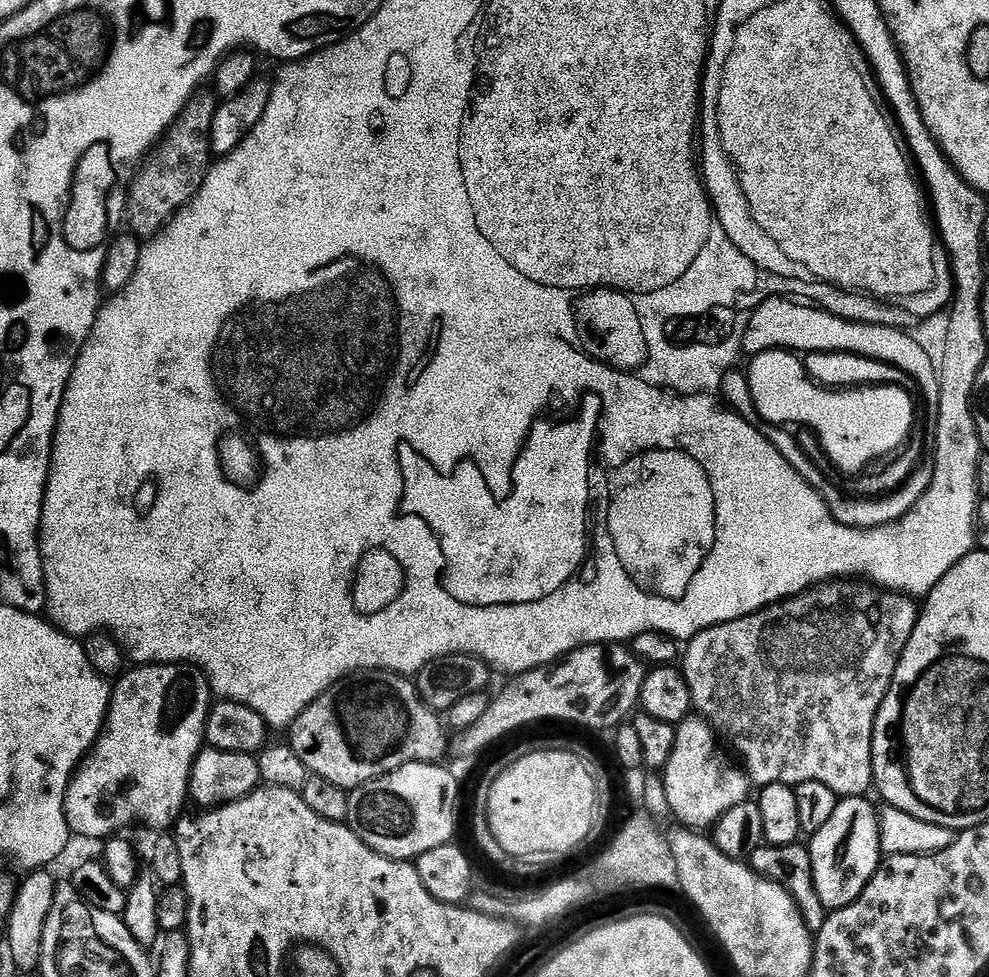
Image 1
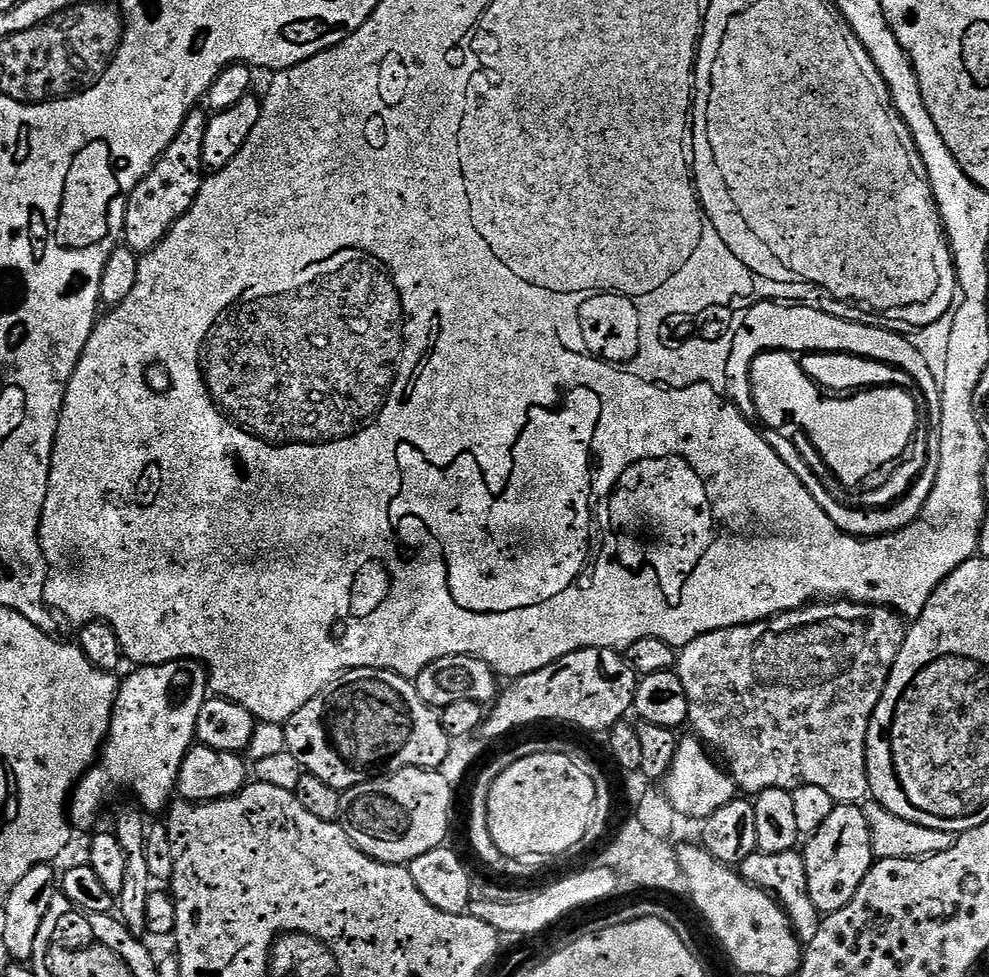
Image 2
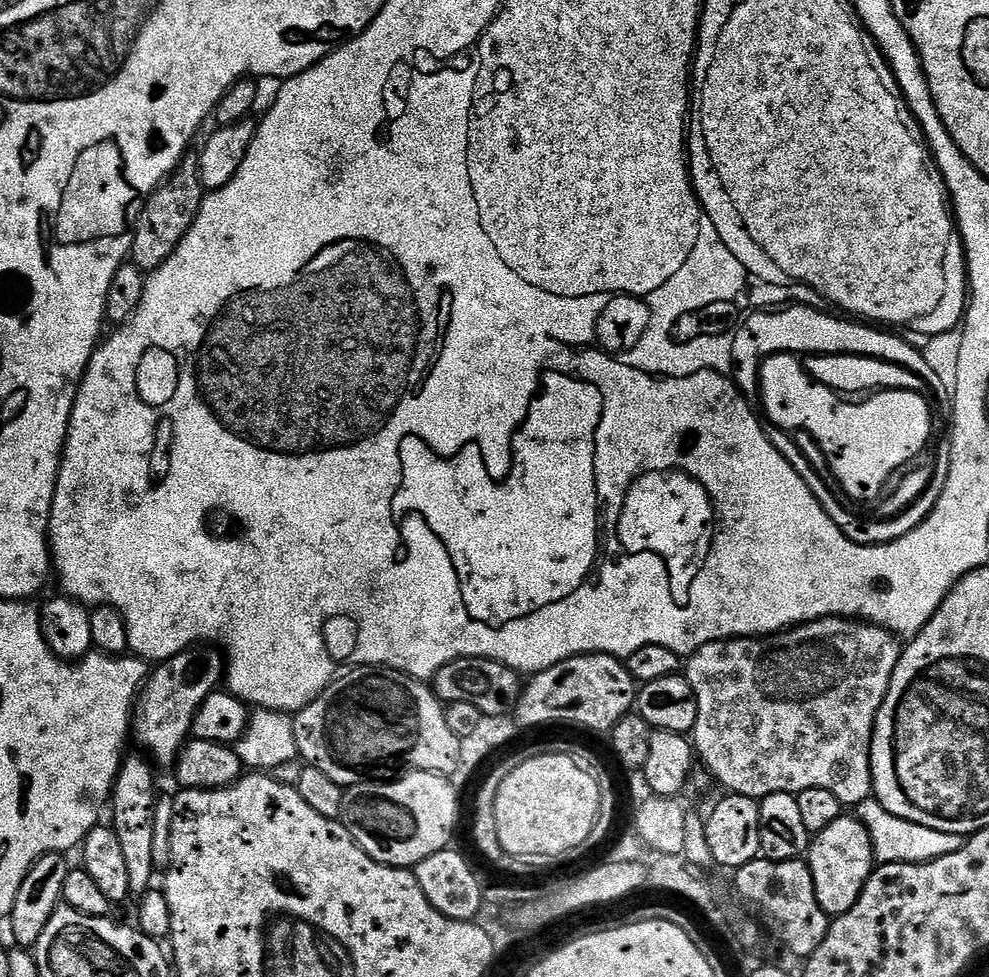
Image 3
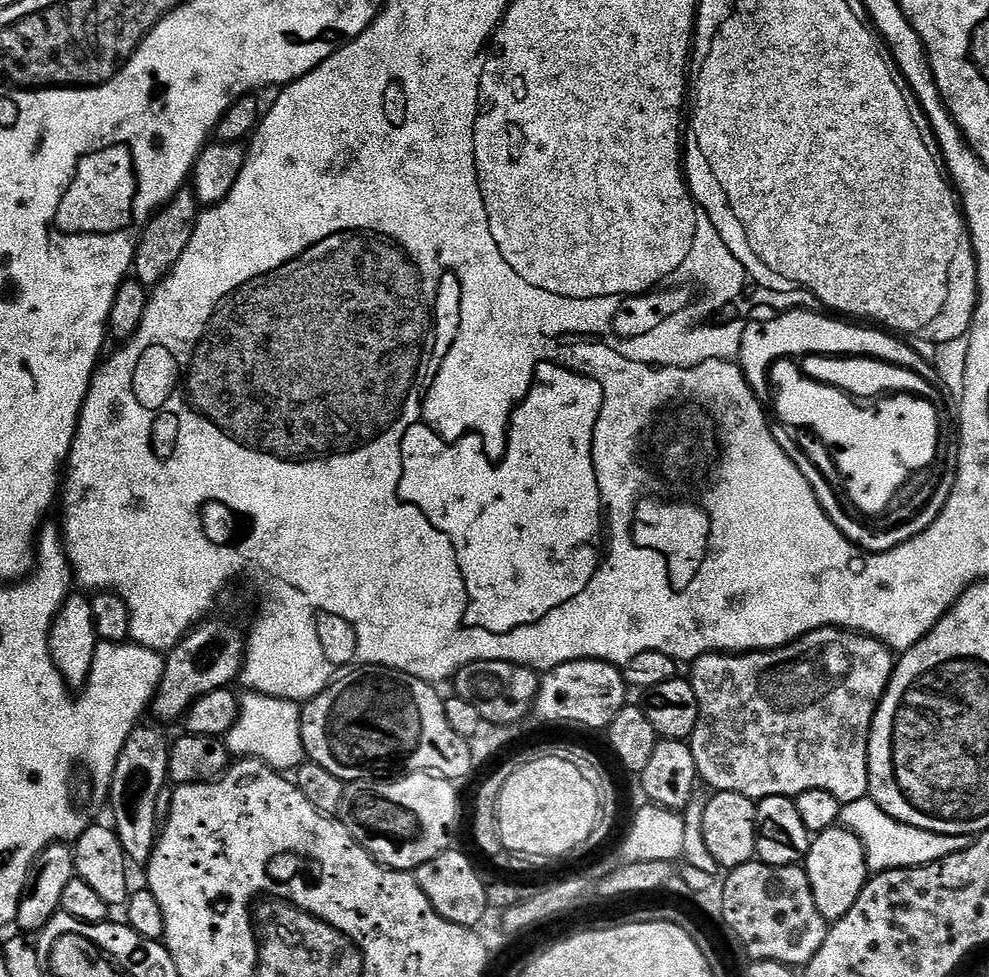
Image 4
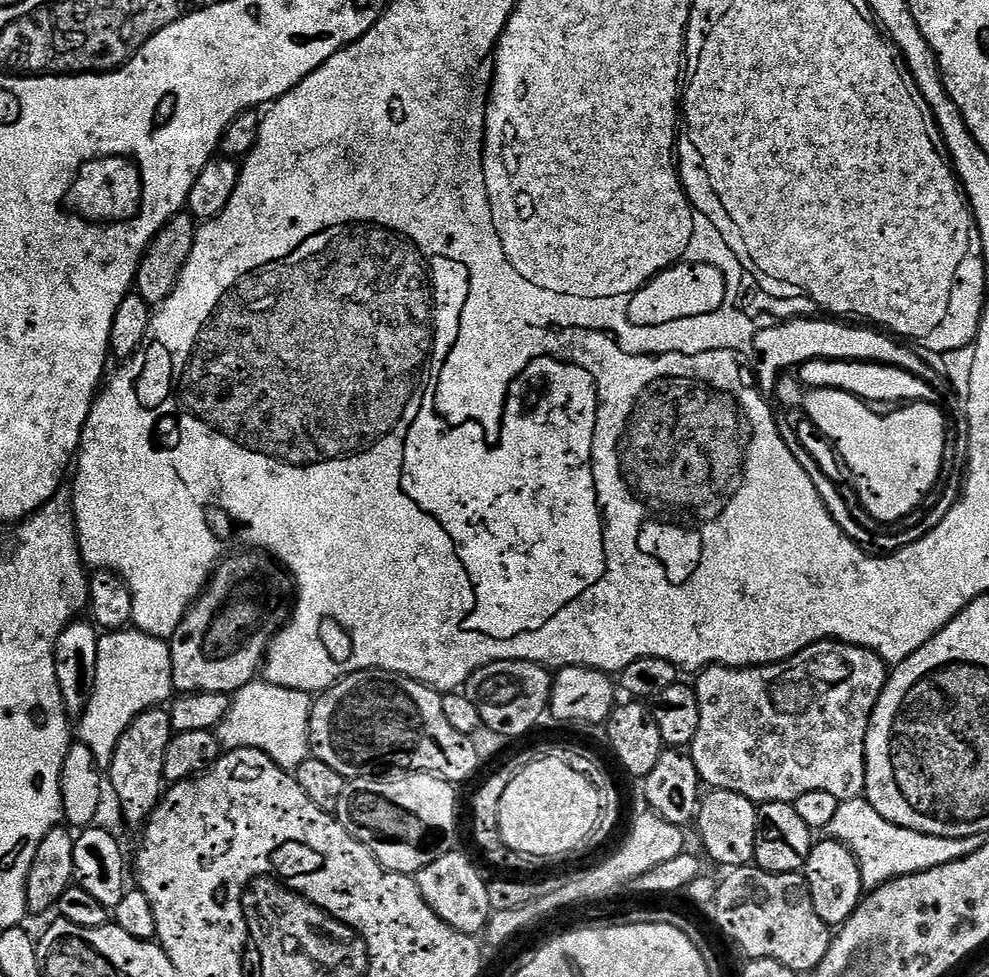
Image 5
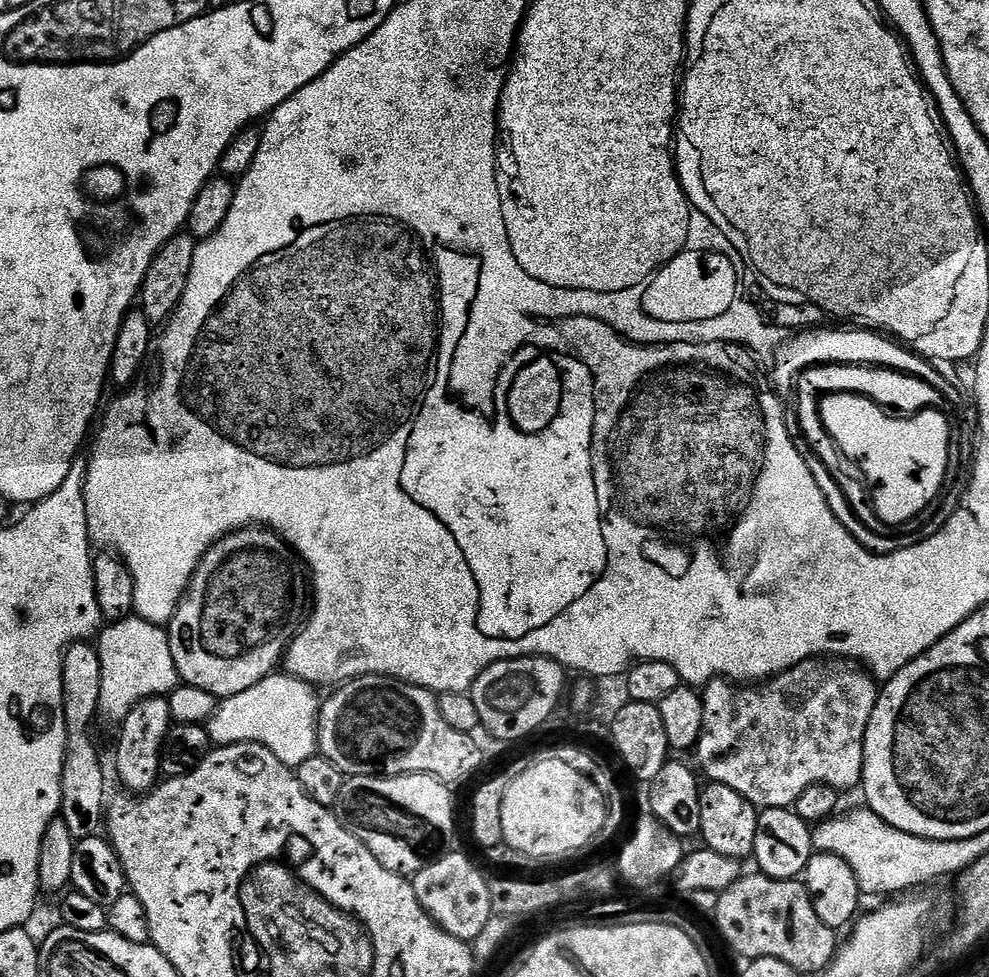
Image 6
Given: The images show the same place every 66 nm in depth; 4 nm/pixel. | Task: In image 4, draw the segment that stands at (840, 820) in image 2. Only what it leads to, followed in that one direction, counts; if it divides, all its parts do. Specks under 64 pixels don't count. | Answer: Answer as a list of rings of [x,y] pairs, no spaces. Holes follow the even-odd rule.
[[[843,826],[828,828],[813,839],[808,851],[806,871],[810,878],[814,902],[820,911],[820,919],[829,922],[844,917],[846,910],[850,910],[850,906],[858,902],[858,894],[862,894],[864,885],[870,879],[862,842]]]

